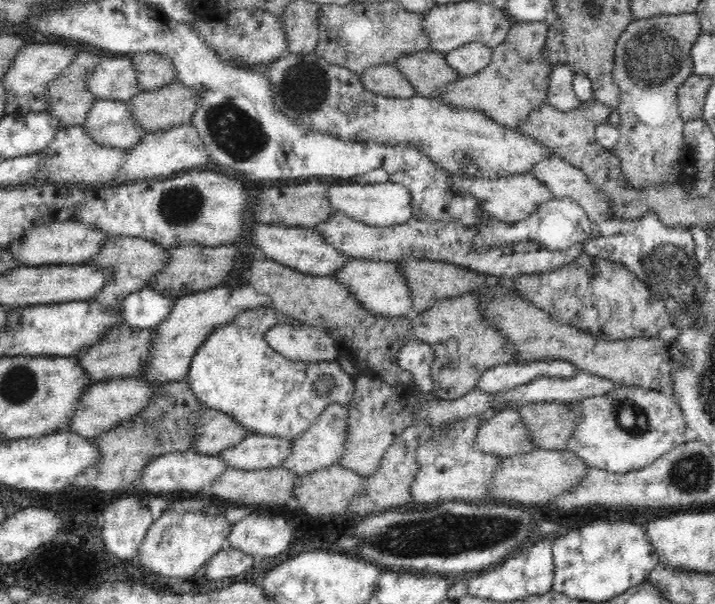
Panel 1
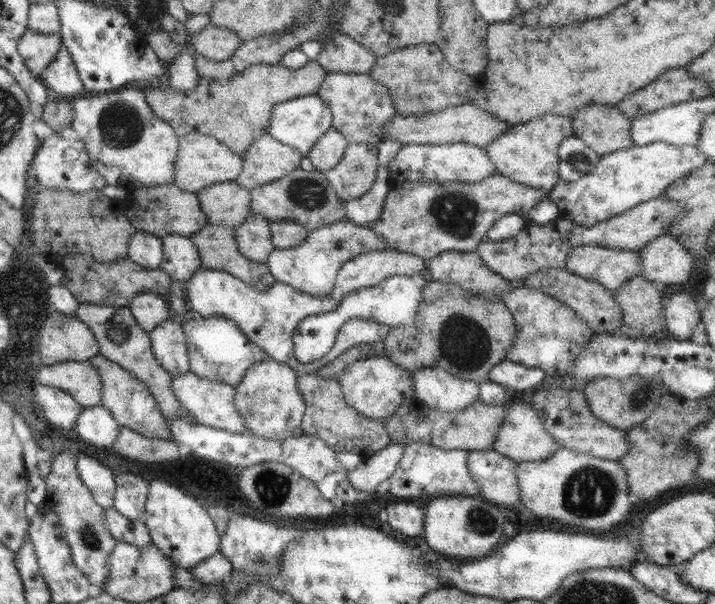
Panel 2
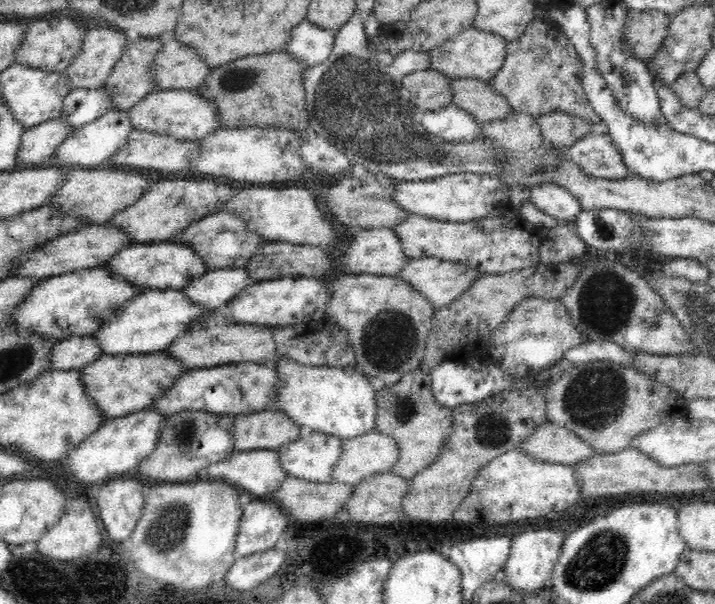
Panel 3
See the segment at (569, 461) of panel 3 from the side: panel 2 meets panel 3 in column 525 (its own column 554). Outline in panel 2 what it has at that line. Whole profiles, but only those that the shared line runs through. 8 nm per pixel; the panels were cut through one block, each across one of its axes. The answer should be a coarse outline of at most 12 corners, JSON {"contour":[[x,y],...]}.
{"contour":[[529,403],[507,404],[491,449],[516,462],[560,449]]}

